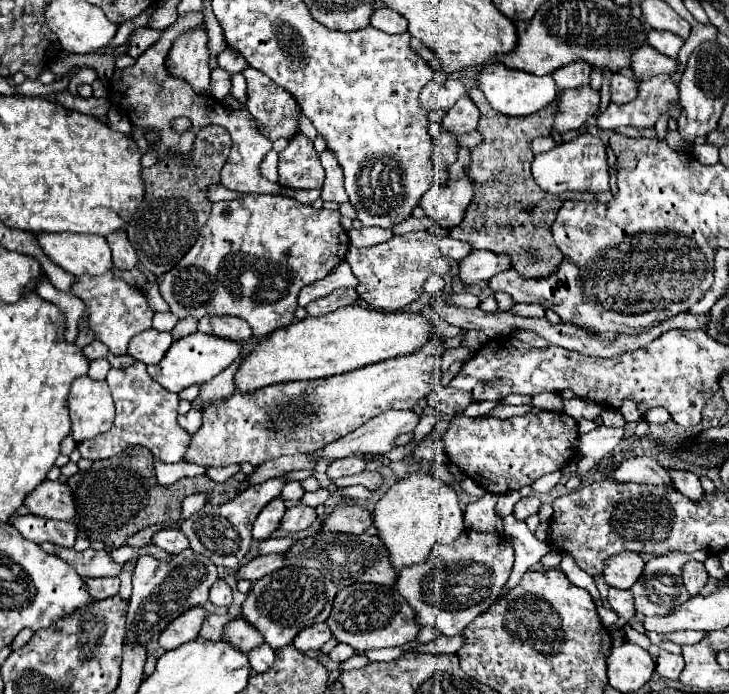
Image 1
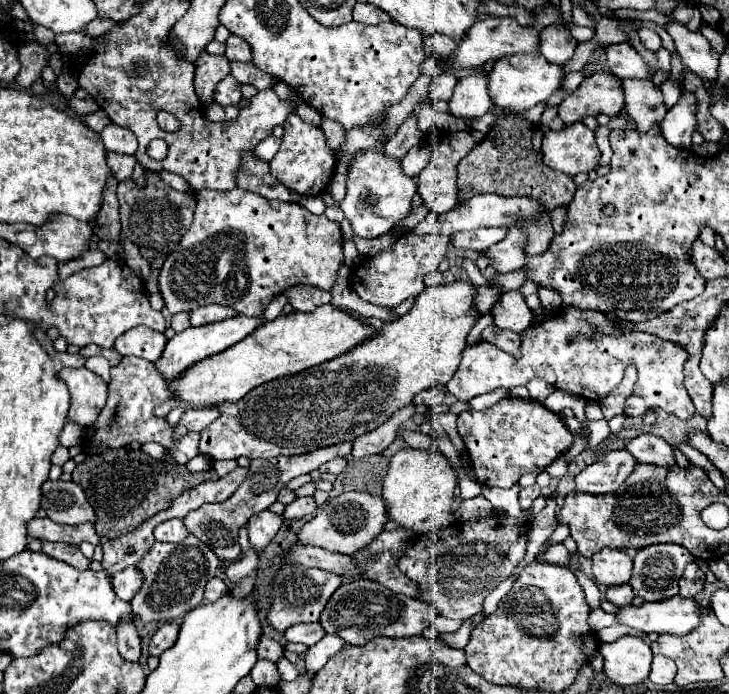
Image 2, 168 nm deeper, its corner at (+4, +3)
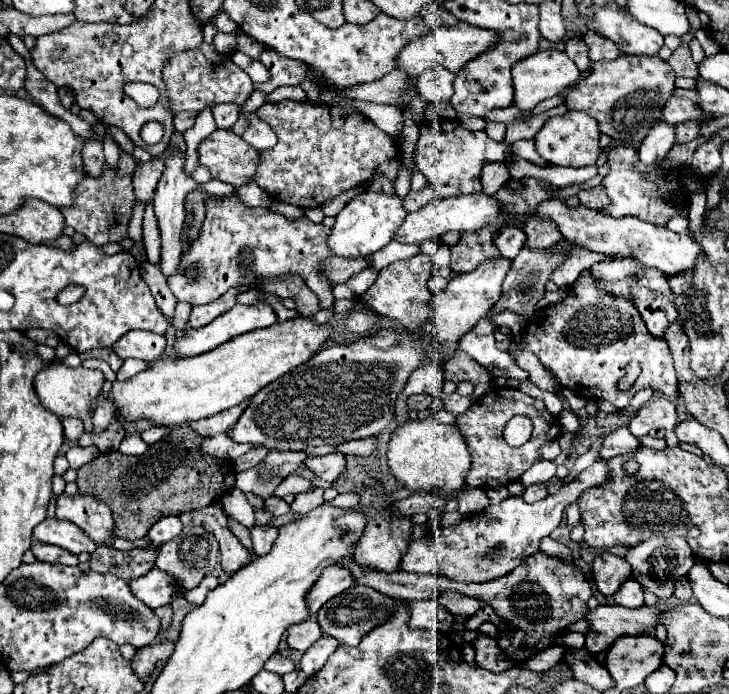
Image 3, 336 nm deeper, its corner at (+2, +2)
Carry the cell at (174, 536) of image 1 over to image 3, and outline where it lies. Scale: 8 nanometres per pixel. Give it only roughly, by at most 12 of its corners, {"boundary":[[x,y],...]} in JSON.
{"boundary":[[165,516],[151,526],[147,538],[153,544],[179,536],[183,524],[177,516]]}

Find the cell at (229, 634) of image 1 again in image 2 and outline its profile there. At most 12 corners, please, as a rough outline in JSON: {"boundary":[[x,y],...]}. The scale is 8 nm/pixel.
{"boundary":[[265,633],[259,637],[259,659],[277,661],[283,647],[269,639]]}

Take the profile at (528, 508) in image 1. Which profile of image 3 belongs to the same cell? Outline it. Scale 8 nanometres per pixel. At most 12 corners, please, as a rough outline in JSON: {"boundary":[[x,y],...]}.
{"boundary":[[547,484],[527,486],[523,500],[537,502],[547,496]]}

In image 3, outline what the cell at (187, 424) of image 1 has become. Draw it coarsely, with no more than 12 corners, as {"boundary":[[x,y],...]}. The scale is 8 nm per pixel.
{"boundary":[[251,400],[191,422],[201,436],[227,434]]}

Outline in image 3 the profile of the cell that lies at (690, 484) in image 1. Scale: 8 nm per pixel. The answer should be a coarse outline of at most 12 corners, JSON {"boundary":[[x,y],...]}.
{"boundary":[[617,428],[605,436],[597,460],[639,448],[629,428]]}

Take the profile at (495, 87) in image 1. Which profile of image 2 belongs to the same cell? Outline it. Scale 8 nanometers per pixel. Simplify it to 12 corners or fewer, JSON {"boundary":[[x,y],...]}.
{"boundary":[[543,55],[497,59],[495,107],[527,111],[557,87],[563,67]]}

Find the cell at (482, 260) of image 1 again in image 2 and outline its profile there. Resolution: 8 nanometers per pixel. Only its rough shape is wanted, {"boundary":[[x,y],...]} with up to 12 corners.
{"boundary":[[509,229],[507,237],[483,255],[497,273],[509,273],[527,263],[525,235]]}

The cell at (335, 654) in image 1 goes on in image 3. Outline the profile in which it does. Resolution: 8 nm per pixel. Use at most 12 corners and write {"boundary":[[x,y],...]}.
{"boundary":[[323,636],[303,656],[301,670],[313,676],[337,650],[335,638]]}

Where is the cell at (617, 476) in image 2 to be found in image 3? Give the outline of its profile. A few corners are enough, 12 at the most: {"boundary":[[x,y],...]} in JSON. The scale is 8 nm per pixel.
{"boundary":[[597,460],[557,494],[501,504],[409,544],[401,570],[455,582],[505,576],[539,550]]}

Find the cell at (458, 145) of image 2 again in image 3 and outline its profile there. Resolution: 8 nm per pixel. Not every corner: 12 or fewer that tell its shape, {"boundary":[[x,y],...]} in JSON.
{"boundary":[[455,120],[421,126],[417,170],[437,198],[481,190],[509,144]]}

